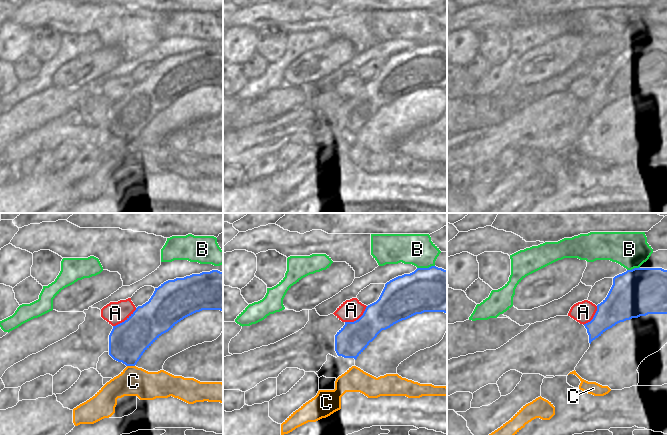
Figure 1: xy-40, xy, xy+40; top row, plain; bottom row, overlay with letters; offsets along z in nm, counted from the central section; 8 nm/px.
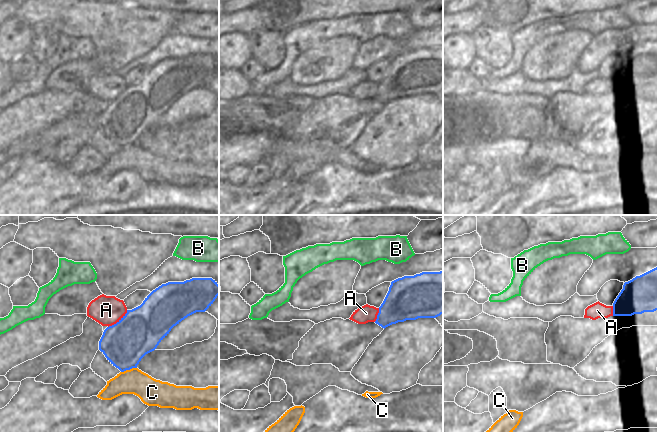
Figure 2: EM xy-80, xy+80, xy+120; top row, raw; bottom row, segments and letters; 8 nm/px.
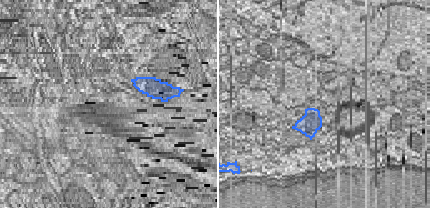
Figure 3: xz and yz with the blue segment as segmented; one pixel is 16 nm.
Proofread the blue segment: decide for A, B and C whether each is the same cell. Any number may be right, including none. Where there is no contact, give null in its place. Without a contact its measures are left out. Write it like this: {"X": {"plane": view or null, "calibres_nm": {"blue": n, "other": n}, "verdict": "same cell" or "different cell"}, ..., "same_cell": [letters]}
{"A": {"plane": "xy-40", "calibres_nm": {"blue": 300, "other": 180}, "verdict": "different cell"}, "B": {"plane": "xy", "calibres_nm": {"blue": 360, "other": 260}, "verdict": "different cell"}, "C": {"plane": "xy-40", "calibres_nm": {"blue": 300, "other": 240}, "verdict": "different cell"}, "same_cell": []}

